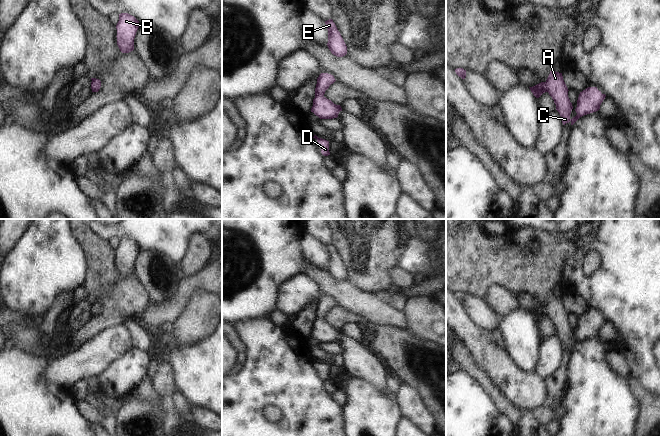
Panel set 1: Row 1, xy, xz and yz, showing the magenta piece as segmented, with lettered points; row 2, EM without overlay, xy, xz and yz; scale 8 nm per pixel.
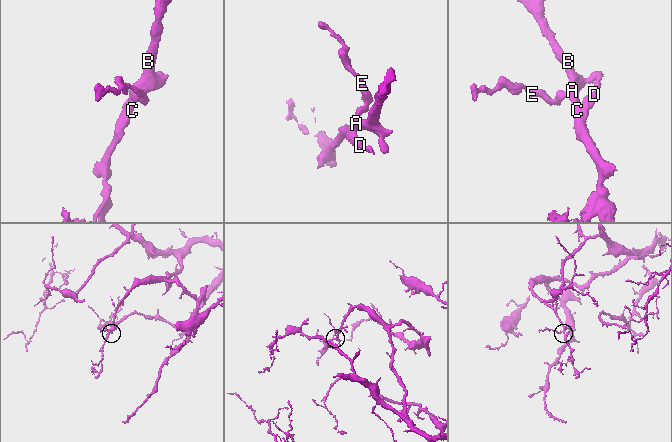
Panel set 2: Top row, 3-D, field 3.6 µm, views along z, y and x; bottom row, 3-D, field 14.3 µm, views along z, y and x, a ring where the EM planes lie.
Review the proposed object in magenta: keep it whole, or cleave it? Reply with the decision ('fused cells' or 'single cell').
single cell

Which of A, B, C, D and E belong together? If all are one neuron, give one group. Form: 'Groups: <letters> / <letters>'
Groups: A B C D E.

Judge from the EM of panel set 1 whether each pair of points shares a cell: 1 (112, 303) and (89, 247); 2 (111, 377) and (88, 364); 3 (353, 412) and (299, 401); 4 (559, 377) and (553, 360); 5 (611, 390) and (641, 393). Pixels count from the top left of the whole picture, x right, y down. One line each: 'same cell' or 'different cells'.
1: same cell
2: different cells
3: different cells
4: different cells
5: different cells

